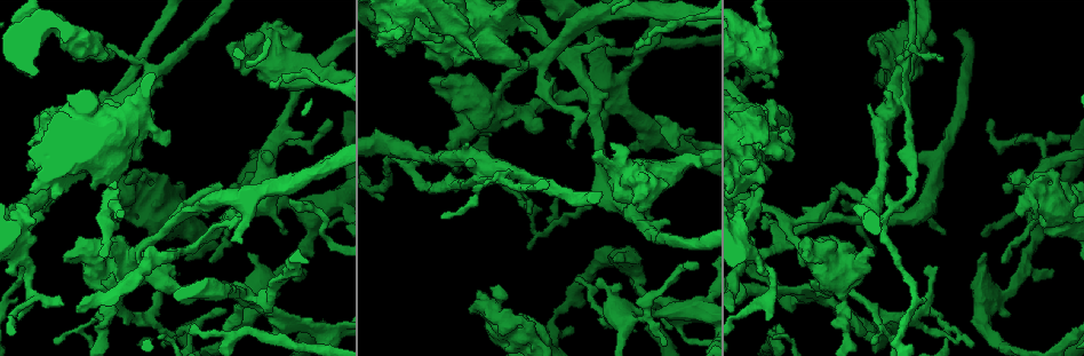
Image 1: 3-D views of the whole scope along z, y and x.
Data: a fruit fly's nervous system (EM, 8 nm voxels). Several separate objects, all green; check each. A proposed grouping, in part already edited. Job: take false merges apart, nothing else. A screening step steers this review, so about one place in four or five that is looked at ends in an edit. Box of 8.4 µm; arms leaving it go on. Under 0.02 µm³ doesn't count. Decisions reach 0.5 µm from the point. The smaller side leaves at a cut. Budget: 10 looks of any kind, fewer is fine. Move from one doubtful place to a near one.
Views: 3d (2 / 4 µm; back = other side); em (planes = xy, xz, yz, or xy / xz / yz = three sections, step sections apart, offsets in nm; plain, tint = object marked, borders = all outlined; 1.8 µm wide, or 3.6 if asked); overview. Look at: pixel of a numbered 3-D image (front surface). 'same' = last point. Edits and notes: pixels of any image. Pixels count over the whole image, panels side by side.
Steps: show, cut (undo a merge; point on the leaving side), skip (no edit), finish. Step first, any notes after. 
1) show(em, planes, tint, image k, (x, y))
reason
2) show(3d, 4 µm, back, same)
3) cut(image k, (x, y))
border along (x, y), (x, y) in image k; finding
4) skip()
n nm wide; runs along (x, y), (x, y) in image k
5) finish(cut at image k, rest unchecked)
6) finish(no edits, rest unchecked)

show(3d, 4 µm, image 1, (904, 62))
branch point

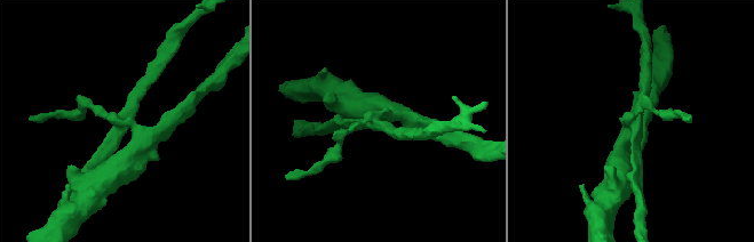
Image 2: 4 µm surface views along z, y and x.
show(em, planes, tint, image 2, (374, 125))

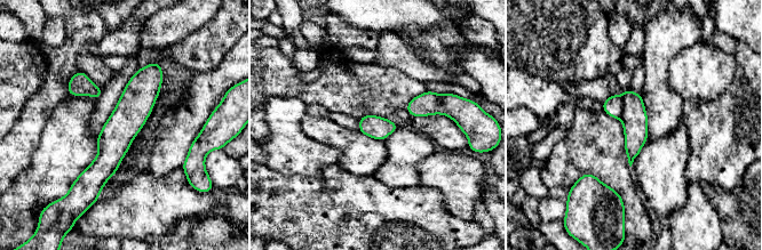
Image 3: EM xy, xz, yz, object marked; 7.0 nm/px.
cut(image 3, (634, 117))
border along (622, 96), (622, 112), (620, 117) in image 3; two cells meet here

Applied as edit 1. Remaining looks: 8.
show(overview)
see it whole again

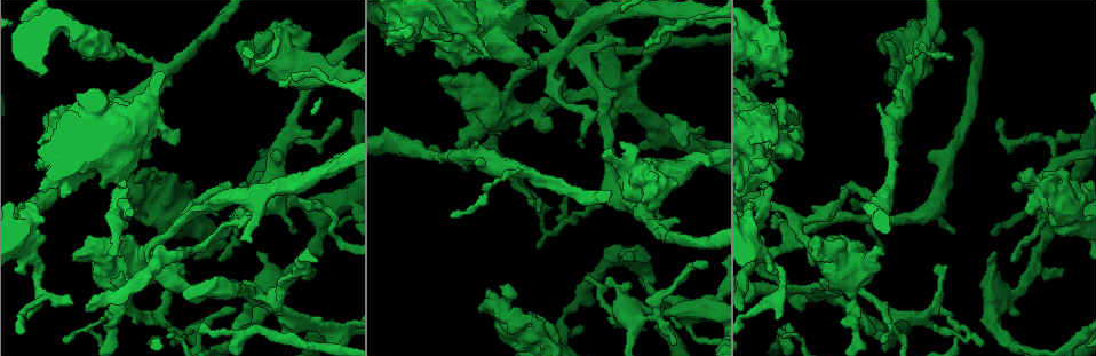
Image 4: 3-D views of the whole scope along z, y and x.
show(3d, 4 µm, back, image 4, (756, 131))
abrupt turn

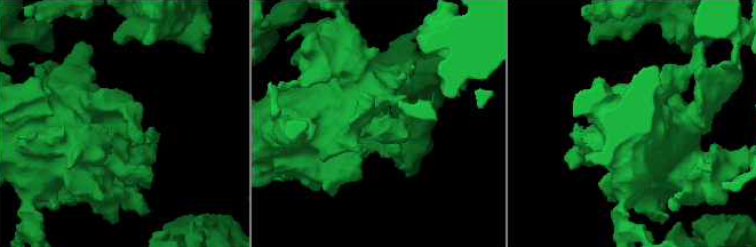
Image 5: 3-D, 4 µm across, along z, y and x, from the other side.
show(em, 3.6 µm, xy, step 8, tint, image 5, (124, 127))
need the tissue

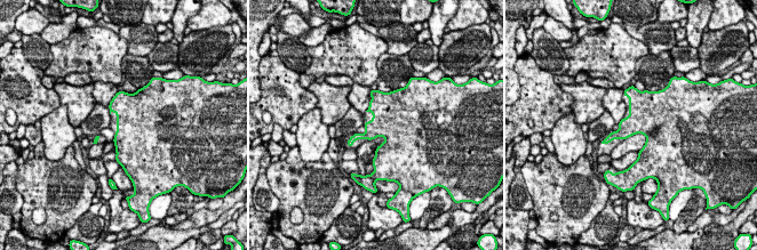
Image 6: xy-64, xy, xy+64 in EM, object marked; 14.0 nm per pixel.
show(em, 3.6 µm, planes, tint, same)
another direction

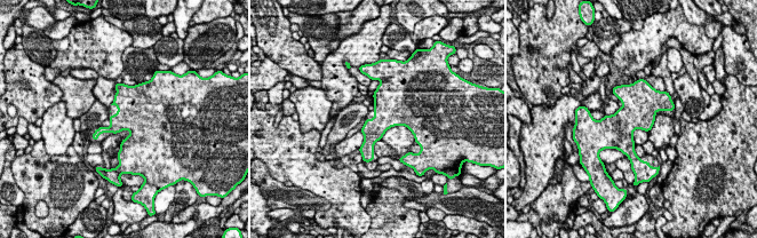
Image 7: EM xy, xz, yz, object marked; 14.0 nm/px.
skip()
one cell here

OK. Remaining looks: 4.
show(em, xy, step 16, tint, image 4, (766, 204))
thin arm on a thick one

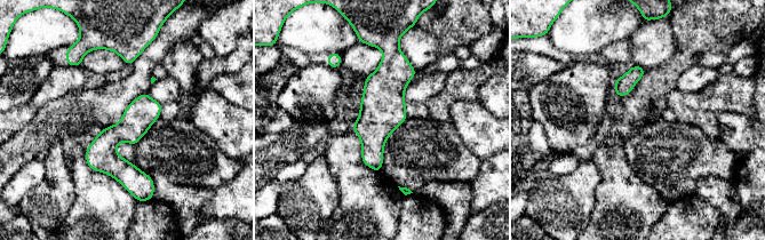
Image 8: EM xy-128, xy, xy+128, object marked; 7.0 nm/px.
show(em, planes, tint, same)

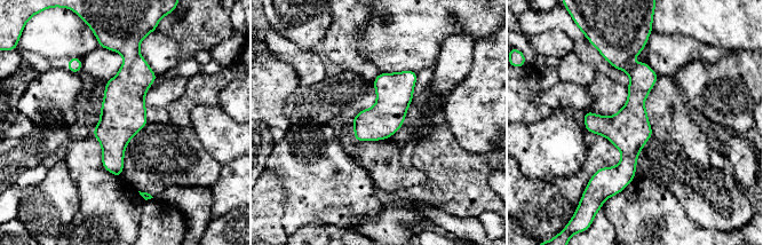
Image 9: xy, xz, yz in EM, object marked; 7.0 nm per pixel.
skip()
runs along (629, 56), (629, 159), (614, 190) in image 9; one cell here

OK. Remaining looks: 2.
show(em, planes, tint, image 4, (819, 289))
sharp bend

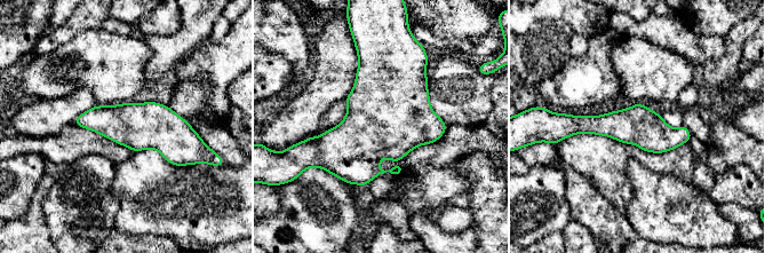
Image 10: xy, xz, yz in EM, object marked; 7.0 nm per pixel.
skip()
280 nm wide; runs along (568, 120), (687, 136) in image 10; one cell here

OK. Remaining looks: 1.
finish(cut at image 3, rest unchecked)

